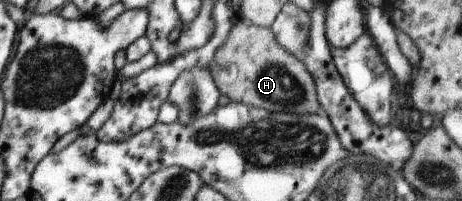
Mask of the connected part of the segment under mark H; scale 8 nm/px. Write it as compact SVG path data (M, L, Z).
M244 20L229 28L225 42L215 50L207 68L220 94L231 101L242 102L270 113L315 114L320 112L315 81L303 62L277 44L271 28L257 26Z

